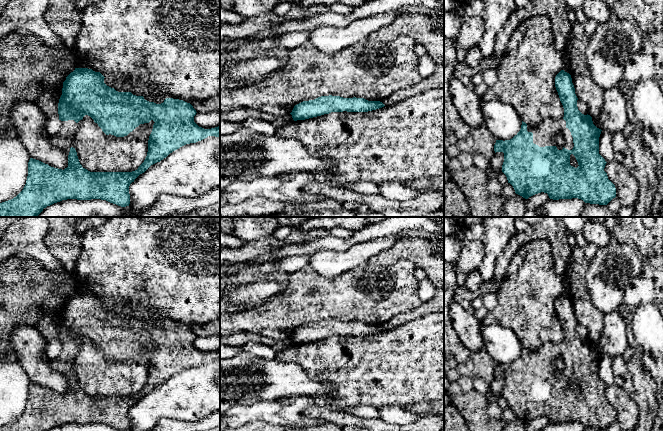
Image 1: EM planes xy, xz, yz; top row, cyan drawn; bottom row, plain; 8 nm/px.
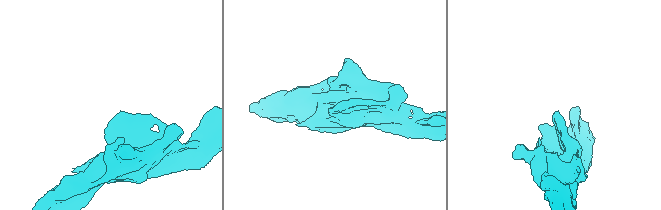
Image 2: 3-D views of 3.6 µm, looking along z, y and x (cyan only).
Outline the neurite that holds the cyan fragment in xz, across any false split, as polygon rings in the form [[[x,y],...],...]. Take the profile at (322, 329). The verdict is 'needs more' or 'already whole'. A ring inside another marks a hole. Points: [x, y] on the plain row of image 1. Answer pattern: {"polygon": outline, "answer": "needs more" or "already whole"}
{"polygon": [[[321,320],[314,324],[303,325],[294,330],[294,345],[305,344],[331,336],[368,336],[384,331],[380,325],[368,325],[364,322],[343,322],[340,320]]], "answer": "already whole"}

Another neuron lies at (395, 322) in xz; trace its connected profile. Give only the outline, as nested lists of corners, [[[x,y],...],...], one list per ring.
[[[400,238],[392,247],[377,253],[368,260],[373,266],[389,266],[400,260],[412,262],[416,268],[422,269],[427,279],[435,286],[436,292],[431,300],[420,307],[403,312],[380,325],[385,330],[393,330],[415,318],[429,313],[444,312],[444,252],[435,251],[426,238]]]

